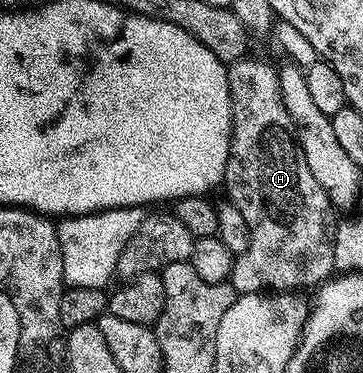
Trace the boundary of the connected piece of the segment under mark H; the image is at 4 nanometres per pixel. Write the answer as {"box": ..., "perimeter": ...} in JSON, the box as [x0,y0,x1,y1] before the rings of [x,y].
{"box":[222,56,336,295],"perimeter":[[[245,56],[228,66],[228,87],[232,97],[232,139],[224,169],[222,190],[228,193],[234,209],[240,213],[243,229],[248,231],[246,252],[235,255],[230,285],[237,295],[261,292],[296,292],[299,286],[319,287],[329,281],[336,270],[334,207],[326,192],[314,180],[310,164],[300,151],[297,131],[280,95],[277,67],[267,66],[253,56]]]}

